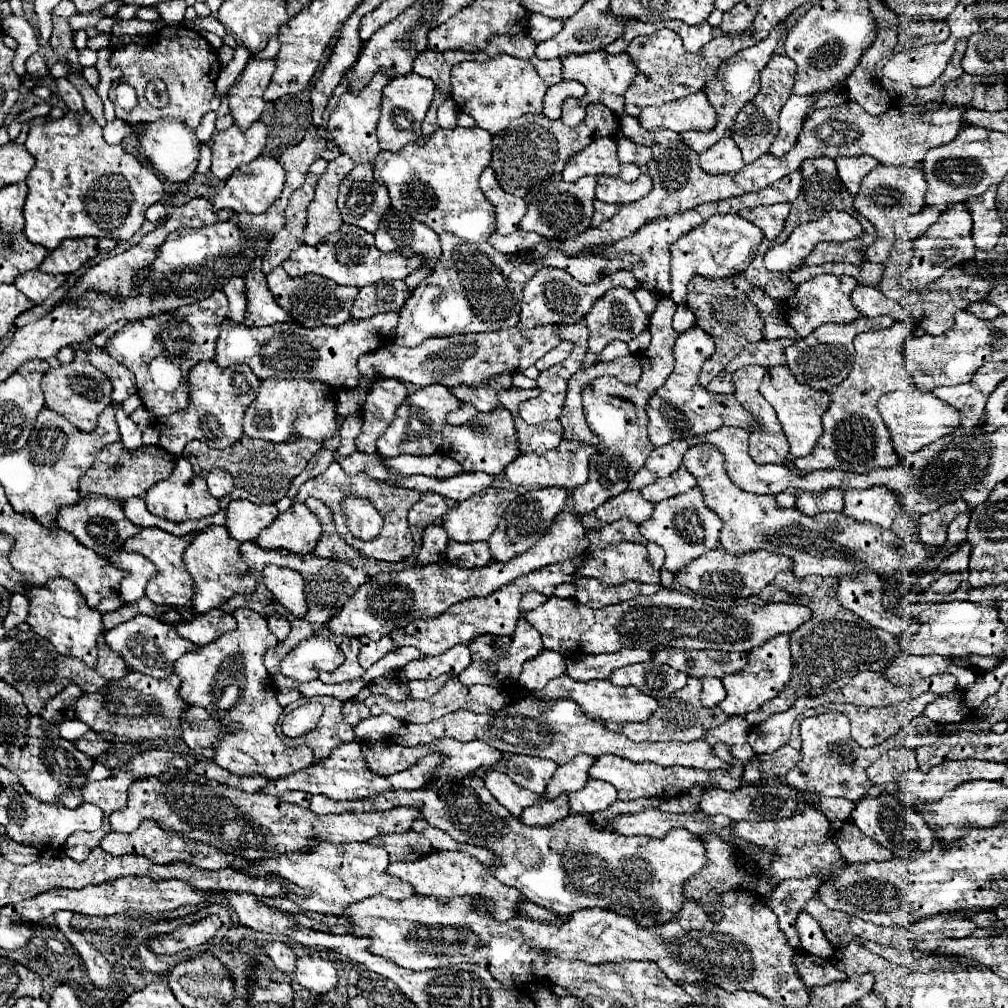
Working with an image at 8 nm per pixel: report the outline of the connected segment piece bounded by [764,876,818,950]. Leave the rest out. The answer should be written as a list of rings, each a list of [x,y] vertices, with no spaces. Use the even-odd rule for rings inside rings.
[[[814,876],[806,880],[784,880],[764,900],[764,904],[778,916],[778,924],[782,932],[786,934],[786,942],[794,950],[800,948],[796,918],[806,908],[806,902],[814,898],[816,894],[814,888],[818,888],[818,880],[814,880]]]

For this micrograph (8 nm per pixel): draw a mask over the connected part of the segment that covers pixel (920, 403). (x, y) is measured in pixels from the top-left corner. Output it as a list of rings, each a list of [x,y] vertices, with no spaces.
[[[916,388],[914,390],[896,390],[886,396],[894,396],[894,398],[884,402],[884,396],[882,396],[878,400],[878,410],[890,430],[892,446],[902,458],[912,456],[914,452],[922,450],[926,444],[932,444],[932,442],[940,440],[942,436],[954,432],[954,424],[958,424],[958,420],[960,420],[958,412],[954,412],[954,408],[950,408],[950,404],[942,402],[934,394],[918,392]]]

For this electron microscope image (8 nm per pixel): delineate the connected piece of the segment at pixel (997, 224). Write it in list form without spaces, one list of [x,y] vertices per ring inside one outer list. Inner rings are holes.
[[[990,186],[982,196],[972,196],[964,204],[974,220],[972,238],[976,242],[976,248],[992,250],[998,244],[1004,228],[996,212],[996,186]]]

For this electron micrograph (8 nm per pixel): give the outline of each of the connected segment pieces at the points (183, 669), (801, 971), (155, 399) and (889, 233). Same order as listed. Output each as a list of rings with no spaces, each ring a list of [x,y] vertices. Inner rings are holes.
[[[238,608],[234,618],[238,622],[236,630],[182,656],[174,666],[174,674],[182,680],[180,692],[188,704],[198,704],[208,712],[214,712],[222,724],[234,724],[234,728],[238,728],[238,740],[228,740],[214,756],[214,762],[220,768],[234,776],[264,776],[268,780],[286,778],[308,768],[314,756],[310,756],[310,748],[306,746],[288,748],[274,732],[282,706],[276,702],[276,686],[262,660],[266,650],[278,644],[278,638],[270,632],[262,614]]]
[[[806,952],[796,954],[792,958],[792,964],[794,964],[798,976],[802,976],[802,982],[806,984],[808,990],[812,990],[816,986],[828,986],[828,984],[848,978],[844,972],[834,968],[828,960],[818,958],[814,954],[806,954]]]
[[[222,290],[214,292],[210,300],[202,304],[190,304],[190,308],[178,308],[174,312],[164,312],[162,316],[142,318],[126,324],[118,330],[104,348],[122,366],[134,372],[136,384],[140,388],[142,404],[156,418],[170,416],[188,406],[188,372],[202,360],[214,360],[216,340],[220,324],[226,320],[228,300]]]
[[[878,166],[874,168],[860,186],[860,192],[854,200],[854,208],[868,218],[874,228],[876,228],[876,240],[872,246],[864,248],[864,258],[870,262],[886,262],[888,252],[896,242],[894,236],[894,224],[896,220],[908,216],[908,214],[918,214],[924,206],[924,194],[926,194],[926,178],[920,168],[906,168],[906,166]]]

